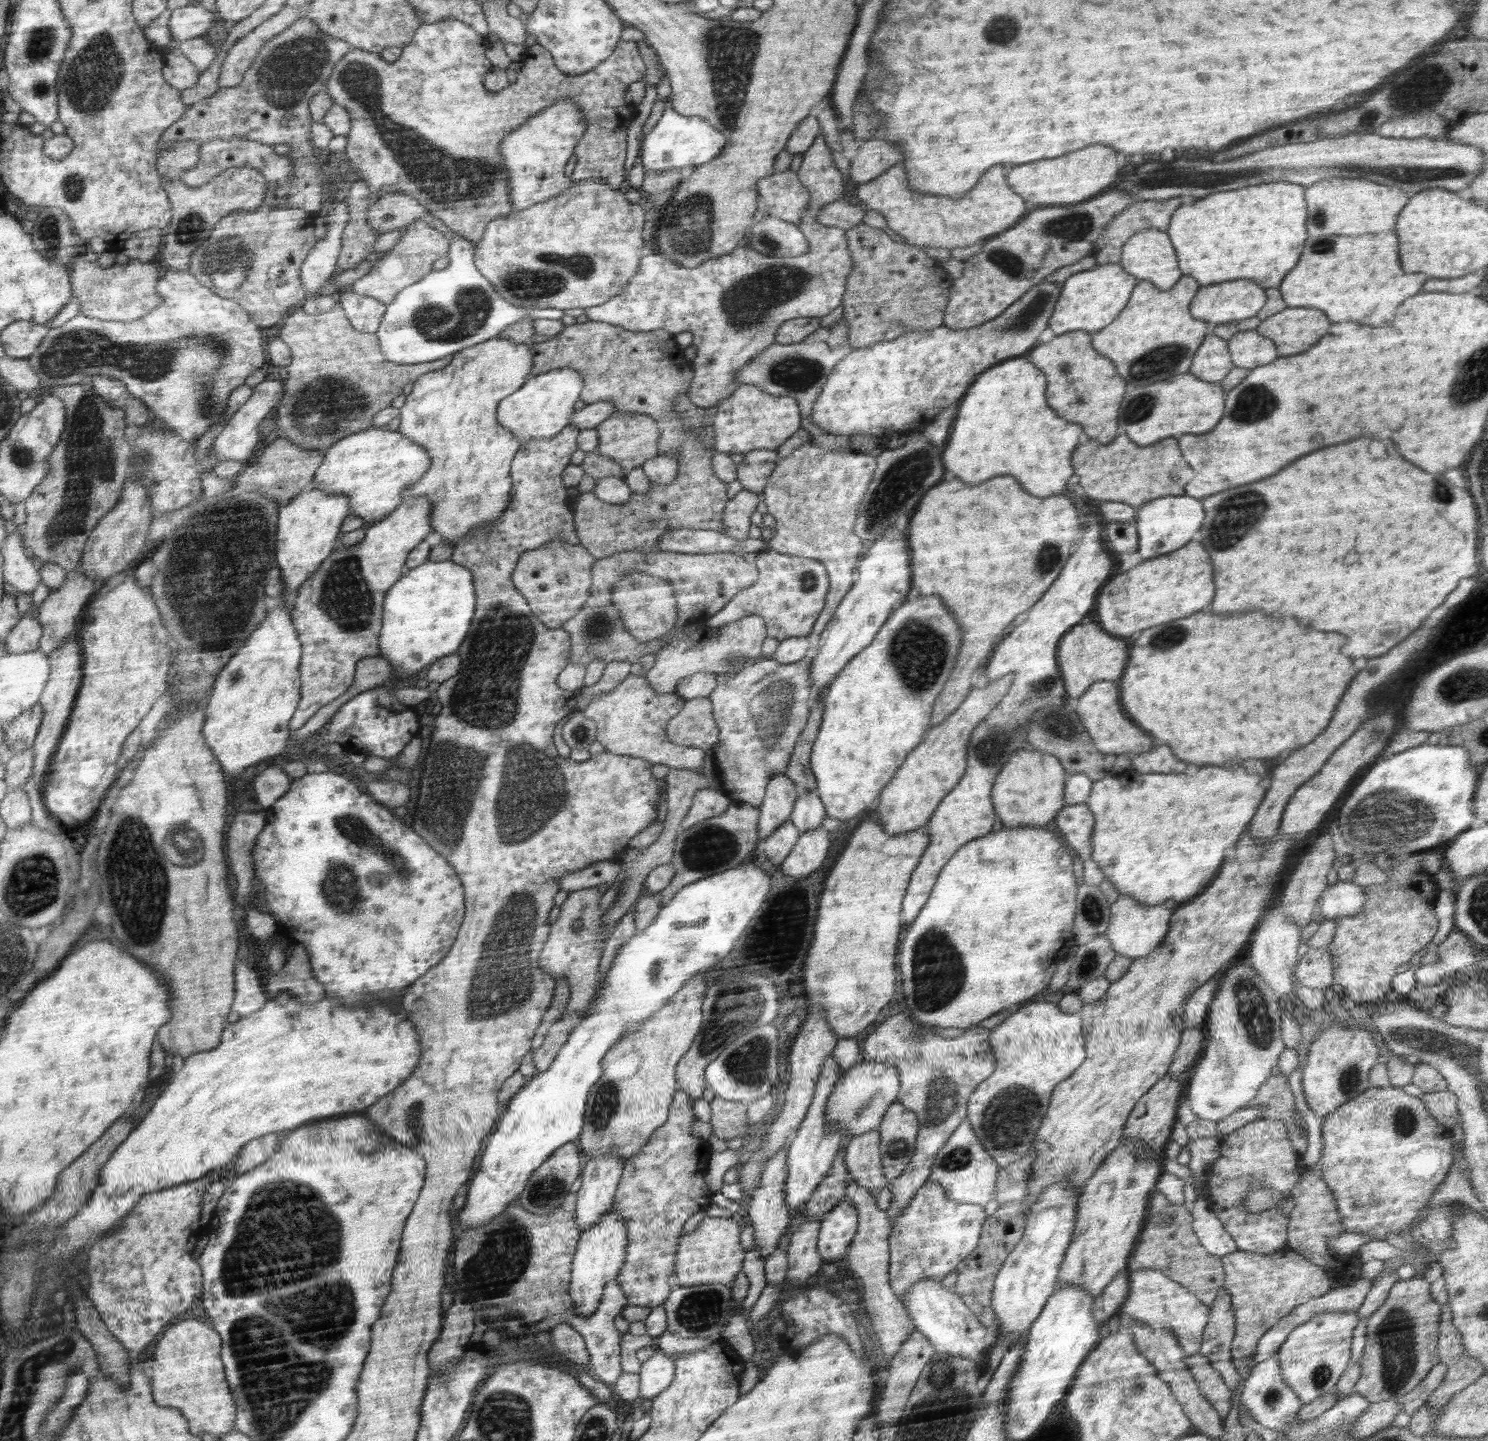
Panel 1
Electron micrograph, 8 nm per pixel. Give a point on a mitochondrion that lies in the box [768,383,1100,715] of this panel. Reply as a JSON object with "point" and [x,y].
{"point":[918,651]}

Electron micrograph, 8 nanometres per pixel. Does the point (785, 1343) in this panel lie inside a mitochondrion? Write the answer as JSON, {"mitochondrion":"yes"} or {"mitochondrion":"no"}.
{"mitochondrion":"no"}

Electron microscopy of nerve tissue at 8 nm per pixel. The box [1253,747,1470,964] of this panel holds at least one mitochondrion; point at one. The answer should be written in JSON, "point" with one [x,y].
{"point":[1386,817]}

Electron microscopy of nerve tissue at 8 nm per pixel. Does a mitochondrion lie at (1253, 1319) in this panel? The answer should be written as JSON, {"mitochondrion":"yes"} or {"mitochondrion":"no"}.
{"mitochondrion":"no"}

